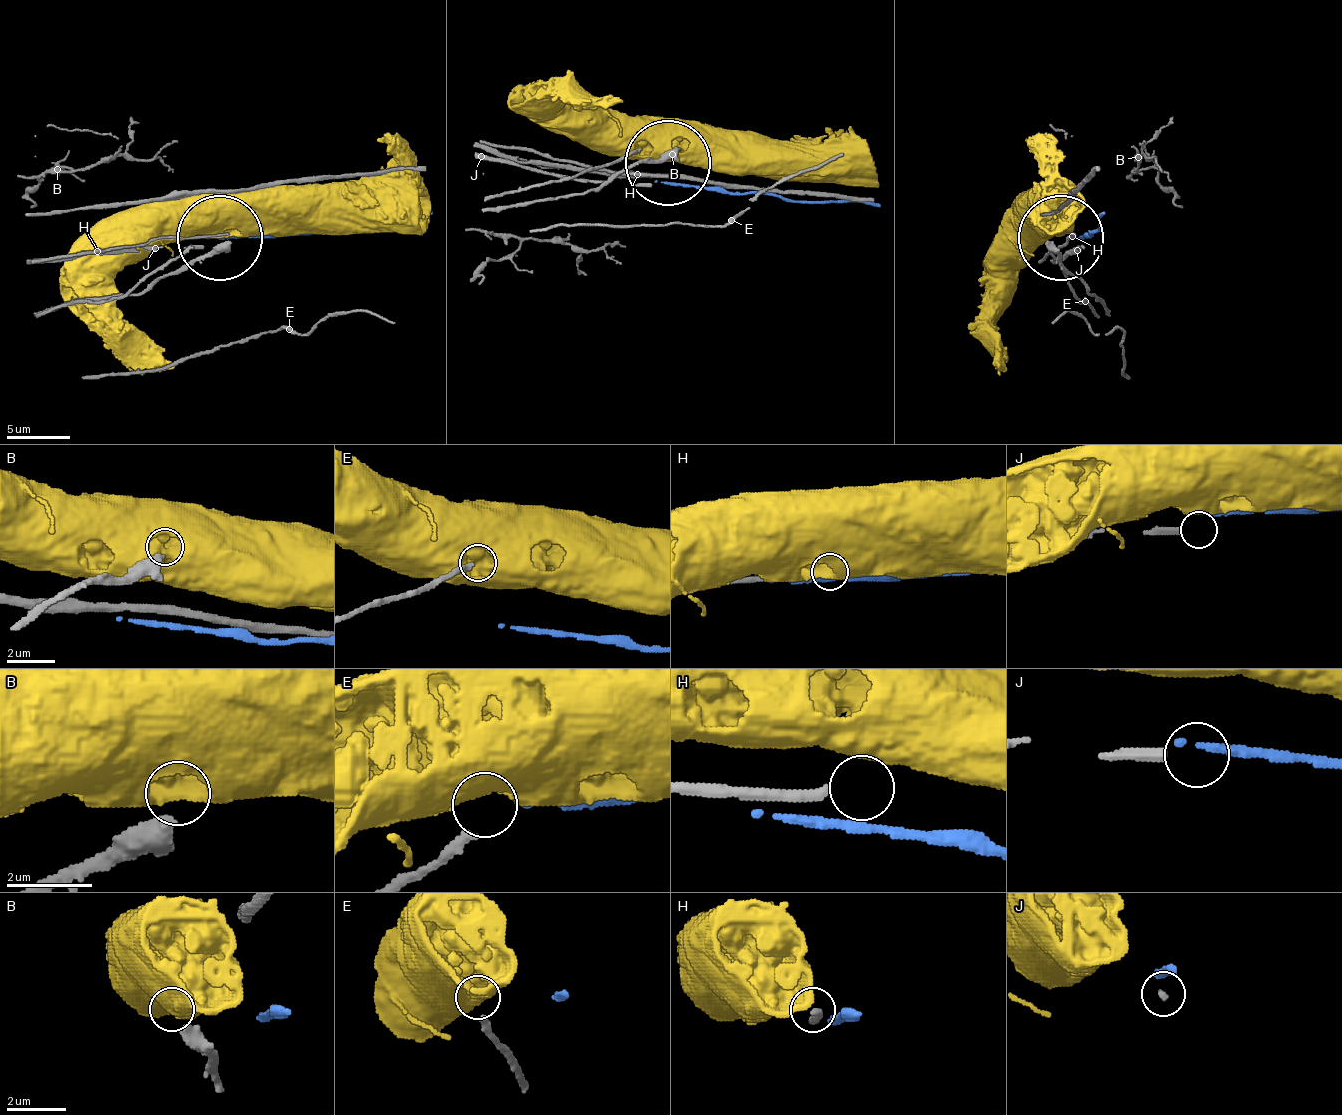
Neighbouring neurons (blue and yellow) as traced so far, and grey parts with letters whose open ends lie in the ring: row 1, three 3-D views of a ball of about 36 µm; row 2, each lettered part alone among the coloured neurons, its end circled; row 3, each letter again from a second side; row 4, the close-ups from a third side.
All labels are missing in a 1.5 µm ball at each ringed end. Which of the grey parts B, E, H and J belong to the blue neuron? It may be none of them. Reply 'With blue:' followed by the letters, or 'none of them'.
With blue: none of them

